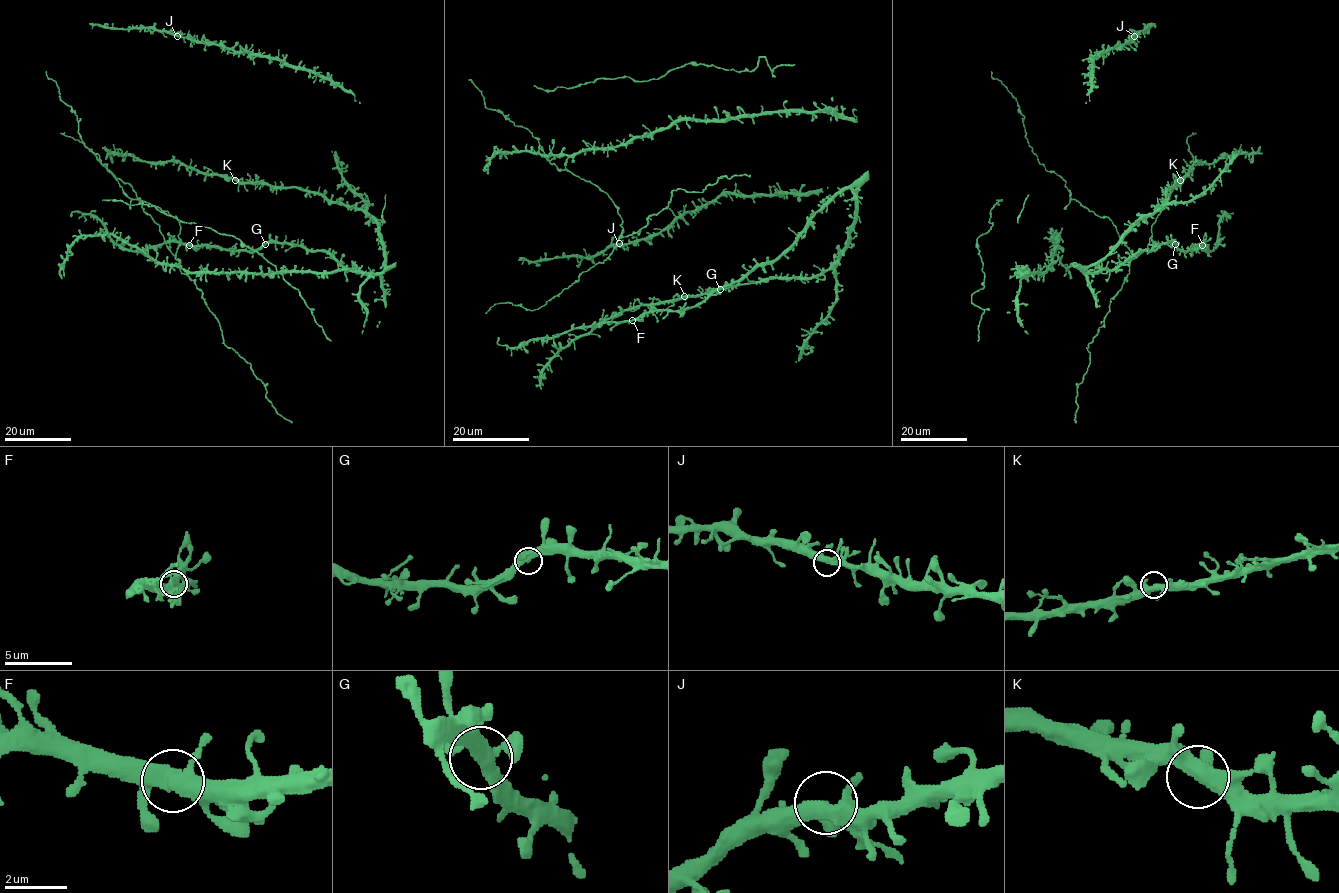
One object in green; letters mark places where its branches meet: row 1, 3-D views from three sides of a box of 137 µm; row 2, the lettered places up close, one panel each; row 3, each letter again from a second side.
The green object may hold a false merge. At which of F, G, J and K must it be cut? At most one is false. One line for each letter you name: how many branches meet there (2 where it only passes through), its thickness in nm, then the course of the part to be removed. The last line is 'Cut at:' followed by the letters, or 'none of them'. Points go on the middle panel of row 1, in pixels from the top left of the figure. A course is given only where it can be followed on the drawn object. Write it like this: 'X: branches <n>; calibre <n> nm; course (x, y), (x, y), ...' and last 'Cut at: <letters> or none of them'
Cut at: none of them

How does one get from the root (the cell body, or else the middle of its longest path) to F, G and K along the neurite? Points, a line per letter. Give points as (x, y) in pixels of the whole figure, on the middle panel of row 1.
F: (810, 278), (826, 272), (849, 241), (856, 187), (826, 203), (774, 259), (693, 306), (644, 312), (632, 320)
G: (810, 278), (826, 272), (849, 241), (856, 187), (826, 203), (774, 259), (720, 289)
K: (810, 278), (768, 278), (684, 296)

